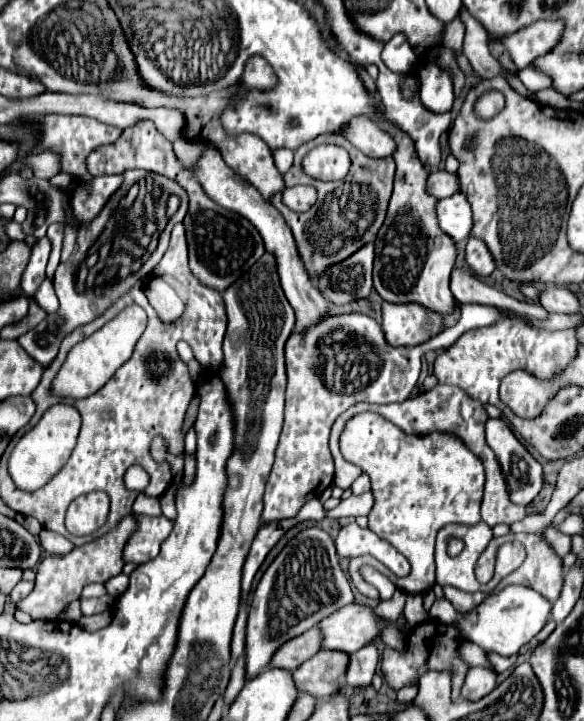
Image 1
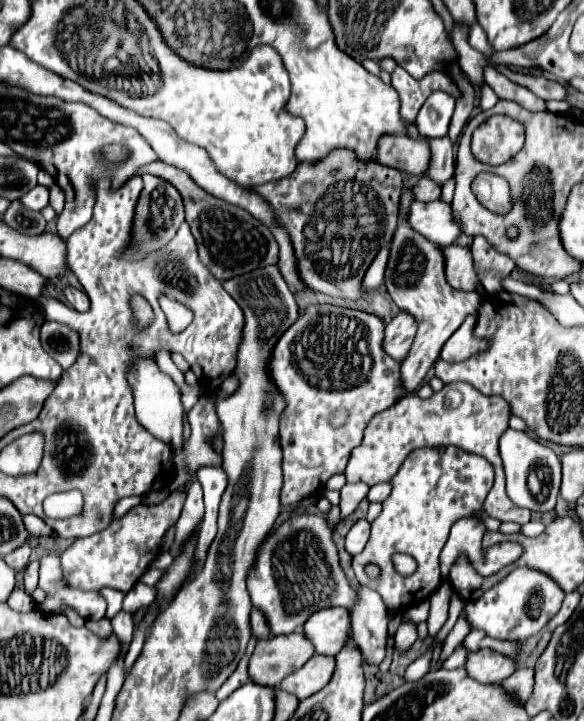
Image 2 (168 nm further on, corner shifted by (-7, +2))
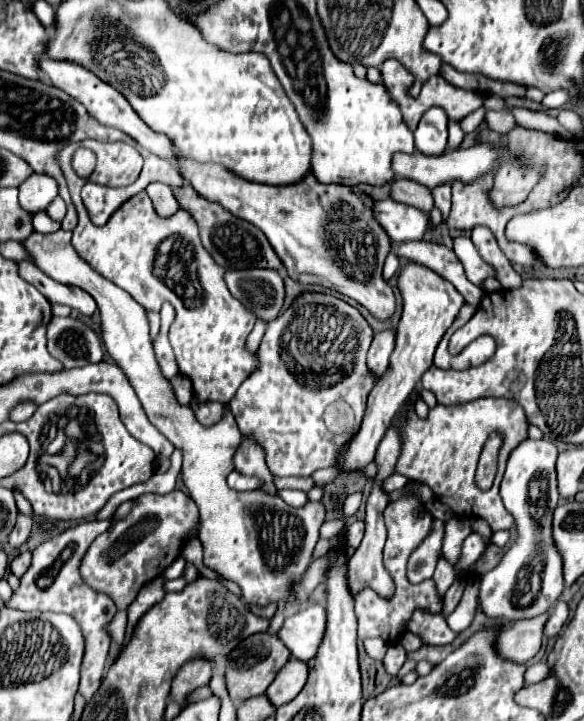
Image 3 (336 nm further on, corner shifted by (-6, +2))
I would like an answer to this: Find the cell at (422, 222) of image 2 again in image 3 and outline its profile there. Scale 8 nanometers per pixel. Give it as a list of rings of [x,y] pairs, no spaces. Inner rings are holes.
[[[383,199],[375,203],[375,213],[391,241],[413,241],[423,239],[429,231],[429,213],[417,207],[407,207],[395,199]]]

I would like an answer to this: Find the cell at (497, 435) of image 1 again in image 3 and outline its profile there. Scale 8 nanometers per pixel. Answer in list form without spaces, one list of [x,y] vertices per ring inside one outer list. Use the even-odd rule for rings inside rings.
[[[525,439],[507,459],[507,469],[501,481],[501,499],[515,515],[517,533],[503,561],[493,571],[485,573],[479,585],[481,611],[497,623],[503,623],[503,619],[519,621],[539,617],[547,613],[563,593],[561,559],[555,545],[551,545],[551,515],[559,501],[555,471],[558,454],[555,443],[549,439]]]

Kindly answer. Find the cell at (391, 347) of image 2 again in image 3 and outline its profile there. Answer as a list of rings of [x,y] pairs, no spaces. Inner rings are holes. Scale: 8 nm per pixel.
[[[381,331],[373,337],[373,343],[367,355],[367,365],[375,375],[381,377],[387,371],[393,349],[395,349],[395,331]]]

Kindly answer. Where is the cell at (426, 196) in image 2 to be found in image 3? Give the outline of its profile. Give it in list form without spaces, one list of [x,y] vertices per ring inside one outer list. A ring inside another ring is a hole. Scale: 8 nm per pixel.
[[[397,179],[393,189],[391,189],[391,197],[395,197],[395,201],[399,201],[399,203],[413,205],[421,211],[431,211],[433,209],[431,189],[419,185],[411,179]]]

